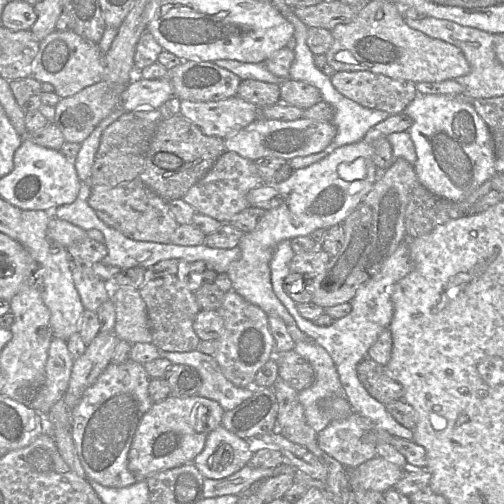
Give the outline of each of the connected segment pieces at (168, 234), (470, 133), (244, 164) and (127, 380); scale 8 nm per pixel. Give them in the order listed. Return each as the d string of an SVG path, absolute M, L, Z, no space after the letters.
M138 179L118 186L92 187L88 204L105 224L136 241L171 243L172 235L179 225L171 215L167 202Z
M418 94L403 113L412 119L412 125L408 131L417 155L414 170L418 182L435 195L453 202L460 202L496 174L492 134L472 103L459 101L450 95Z
M226 150L206 175L193 185L182 199L196 212L210 216L221 223L228 223L236 214L249 207L247 194L262 184L264 183L254 161Z
M128 359L124 363L111 362L95 383L87 388L75 408L71 411L71 434L78 457L86 474L106 487L122 488L137 481L128 468L128 452L137 426L153 402L148 393L150 382L143 364Z

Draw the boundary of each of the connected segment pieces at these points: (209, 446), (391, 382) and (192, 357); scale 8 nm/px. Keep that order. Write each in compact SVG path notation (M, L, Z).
M220 425L208 434L203 450L193 463L205 478L221 479L247 465L253 452L251 441L236 436Z
M366 357L358 363L357 374L367 392L384 405L404 400L402 385L391 377L386 366Z
M198 349L190 352L159 350L159 357L168 359L172 364L184 364L198 370L202 378L202 385L197 394L216 401L224 411L234 409L249 399L254 392L254 387L237 387L227 380L215 358Z

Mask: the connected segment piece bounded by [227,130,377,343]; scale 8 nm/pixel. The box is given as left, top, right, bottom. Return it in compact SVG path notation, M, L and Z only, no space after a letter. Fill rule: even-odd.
M370 130L361 141L332 149L320 161L295 170L283 182L272 184L280 193L282 203L277 208L266 211L254 230L245 233L239 243L241 258L231 262L227 270L232 290L261 308L268 316L281 318L295 343L312 339L300 330L273 291L270 261L274 250L284 240L310 236L317 229L342 224L372 189L376 181L376 169Z

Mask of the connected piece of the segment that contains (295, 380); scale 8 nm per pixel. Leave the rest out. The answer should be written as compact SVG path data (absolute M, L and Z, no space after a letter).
M294 349L274 356L278 364L279 379L300 392L313 385L315 372L311 364Z

